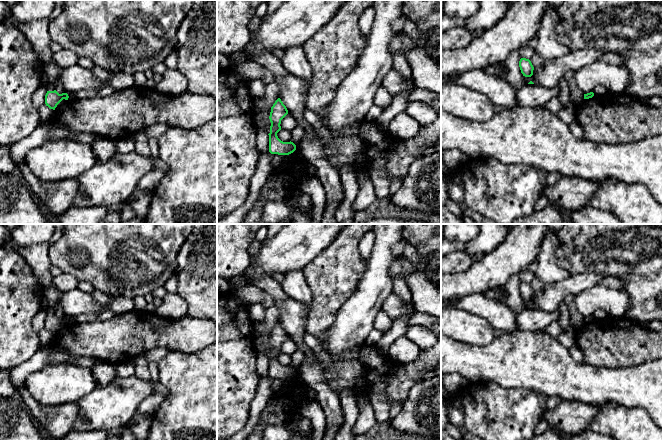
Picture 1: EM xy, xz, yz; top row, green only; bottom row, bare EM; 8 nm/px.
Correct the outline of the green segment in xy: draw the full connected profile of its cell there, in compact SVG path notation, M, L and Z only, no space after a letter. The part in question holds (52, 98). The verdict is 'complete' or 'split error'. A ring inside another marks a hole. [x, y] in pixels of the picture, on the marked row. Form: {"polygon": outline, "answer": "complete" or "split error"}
{"polygon": "M56 90L54 91L47 91L45 95L45 104L50 109L55 110L57 105L63 100L68 100L69 96L67 93L59 94Z", "answer": "complete"}

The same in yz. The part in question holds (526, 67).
{"polygon": "M521 58L519 61L519 67L523 76L531 77L533 75L534 67L529 59Z", "answer": "complete"}

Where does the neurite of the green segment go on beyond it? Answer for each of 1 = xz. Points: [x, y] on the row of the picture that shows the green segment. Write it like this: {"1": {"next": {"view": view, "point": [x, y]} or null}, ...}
{"1": {"next": null}}

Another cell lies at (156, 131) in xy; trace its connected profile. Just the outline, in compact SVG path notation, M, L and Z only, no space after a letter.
M155 124L145 130L146 135L148 138L155 138L159 139L163 134L167 132L170 128L169 125L166 124Z

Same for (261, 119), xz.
M271 109L260 110L253 114L253 121L258 129L270 133L271 122L269 119Z

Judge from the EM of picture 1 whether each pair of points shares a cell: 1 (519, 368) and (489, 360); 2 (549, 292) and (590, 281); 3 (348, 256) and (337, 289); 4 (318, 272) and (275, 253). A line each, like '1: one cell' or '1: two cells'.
1: one cell
2: one cell
3: one cell
4: two cells

